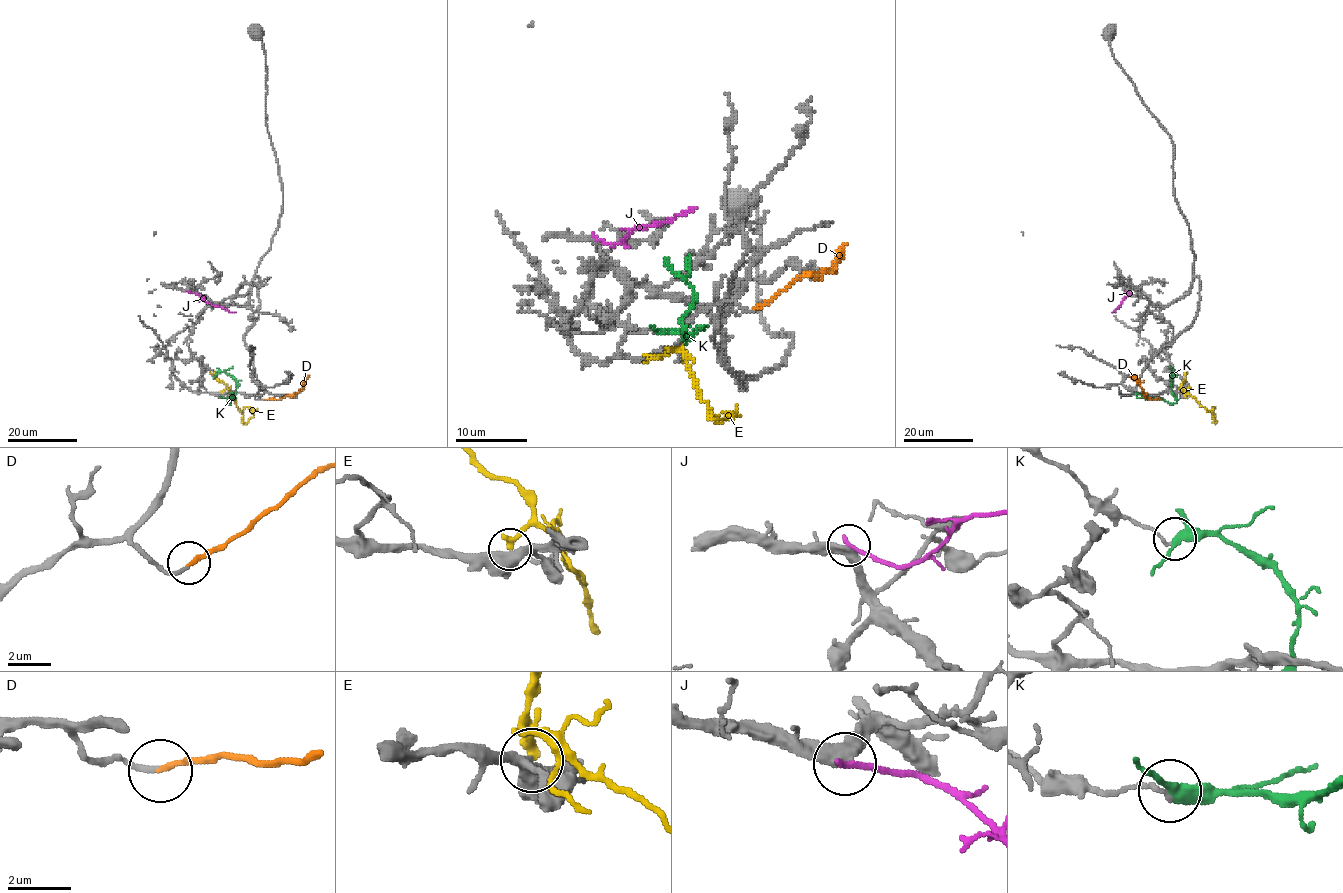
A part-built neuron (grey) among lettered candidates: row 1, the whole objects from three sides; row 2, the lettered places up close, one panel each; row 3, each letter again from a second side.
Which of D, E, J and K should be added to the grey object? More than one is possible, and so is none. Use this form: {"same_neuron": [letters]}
{"same_neuron": ["D"]}

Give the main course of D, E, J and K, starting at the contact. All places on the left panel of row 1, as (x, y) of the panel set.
D: (264, 400), (281, 399), (297, 393), (309, 376)
E: (222, 393), (226, 388), (229, 390), (241, 411), (243, 422), (257, 408)
J: (186, 292), (198, 293), (206, 302), (235, 312)
K: (217, 372), (227, 373), (236, 382), (236, 391), (229, 404), (234, 397), (220, 396)

